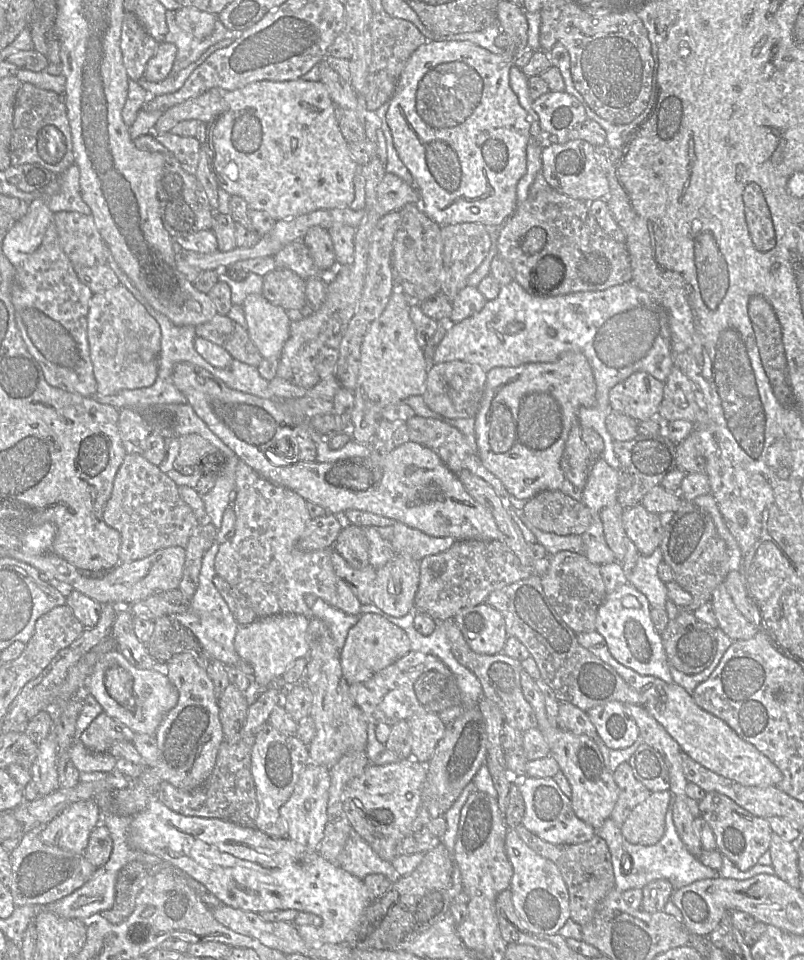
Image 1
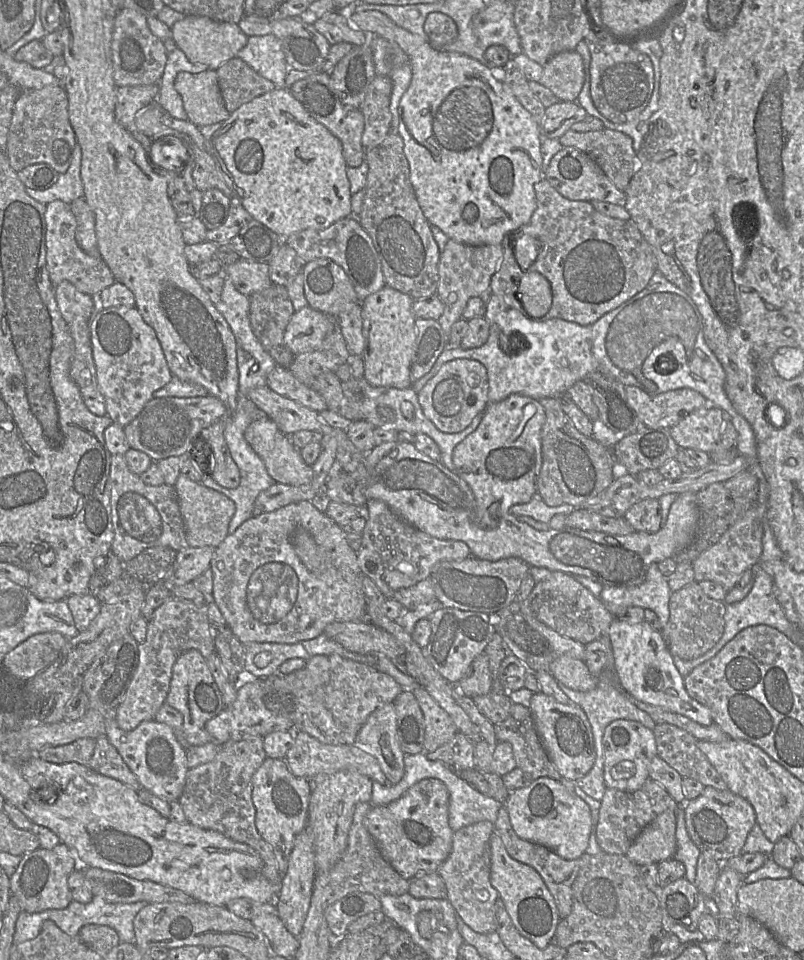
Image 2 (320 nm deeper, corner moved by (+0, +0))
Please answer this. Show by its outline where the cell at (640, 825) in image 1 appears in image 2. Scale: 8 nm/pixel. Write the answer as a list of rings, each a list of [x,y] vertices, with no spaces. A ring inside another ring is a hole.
[[[666,810],[641,831],[625,856],[637,866],[671,859],[677,849],[675,833],[675,811]]]

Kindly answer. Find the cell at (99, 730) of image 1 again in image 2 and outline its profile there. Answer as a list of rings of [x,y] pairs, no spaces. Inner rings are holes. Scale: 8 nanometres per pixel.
[[[106,735],[96,739],[89,767],[99,774],[122,782],[137,792],[142,788],[135,774],[124,762],[117,749],[109,742]]]

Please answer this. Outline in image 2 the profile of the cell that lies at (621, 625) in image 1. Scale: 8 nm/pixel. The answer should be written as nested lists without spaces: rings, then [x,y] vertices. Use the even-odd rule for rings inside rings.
[[[615,618],[609,627],[608,636],[619,684],[633,700],[684,715],[703,726],[713,724],[710,710],[687,693],[684,678],[676,668],[673,656],[659,631],[645,621],[628,624]]]

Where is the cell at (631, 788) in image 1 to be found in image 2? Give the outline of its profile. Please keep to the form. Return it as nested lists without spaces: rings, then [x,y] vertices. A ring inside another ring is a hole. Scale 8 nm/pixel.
[[[648,779],[641,789],[634,792],[606,788],[601,800],[596,827],[596,839],[602,851],[609,854],[625,855],[631,844],[659,814],[666,810],[676,811],[677,803],[663,786]]]

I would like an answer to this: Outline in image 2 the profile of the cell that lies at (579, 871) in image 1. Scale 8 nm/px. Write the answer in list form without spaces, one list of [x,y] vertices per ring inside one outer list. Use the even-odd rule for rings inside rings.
[[[504,805],[498,811],[494,829],[513,859],[533,867],[540,874],[554,898],[560,919],[566,918],[572,911],[572,886],[581,868],[581,858],[566,860],[542,845],[518,837],[511,826],[509,814]]]

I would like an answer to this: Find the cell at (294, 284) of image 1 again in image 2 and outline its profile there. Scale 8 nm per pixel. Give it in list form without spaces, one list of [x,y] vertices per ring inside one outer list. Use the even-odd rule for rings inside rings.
[[[241,258],[224,267],[222,274],[229,277],[235,288],[246,296],[260,292],[272,284],[269,264],[265,262],[254,262]]]

